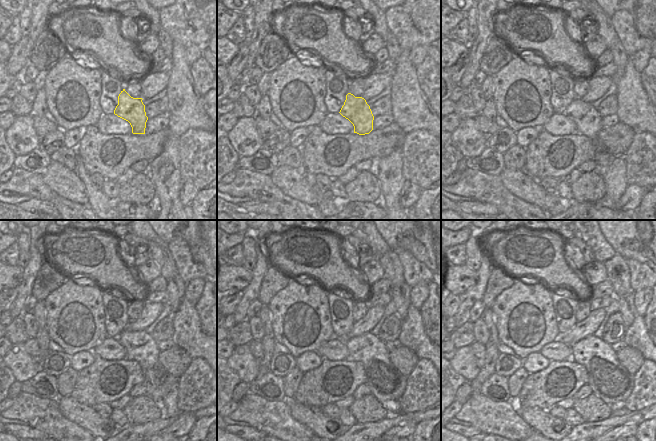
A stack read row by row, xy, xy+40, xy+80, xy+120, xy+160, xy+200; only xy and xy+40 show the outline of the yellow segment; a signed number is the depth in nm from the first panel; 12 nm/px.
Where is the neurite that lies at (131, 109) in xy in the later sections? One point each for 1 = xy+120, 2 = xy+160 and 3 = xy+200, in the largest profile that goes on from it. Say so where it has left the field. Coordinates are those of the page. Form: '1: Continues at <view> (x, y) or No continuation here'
1: Continues at xy+120 (139, 345)
2: Continues at xy+160 (385, 382)
3: Continues at xy+200 (611, 382)

